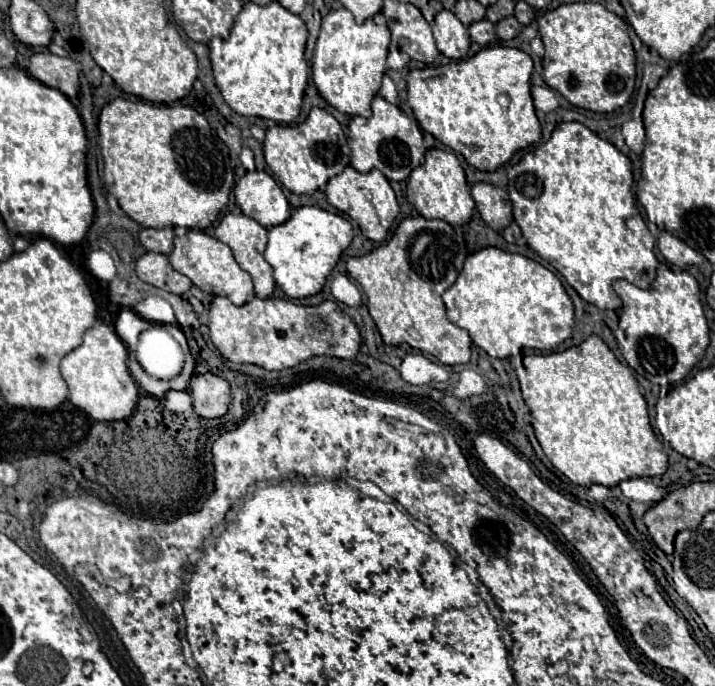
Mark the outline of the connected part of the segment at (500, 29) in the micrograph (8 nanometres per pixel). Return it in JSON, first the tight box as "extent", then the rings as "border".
{"extent":[496,16,522,40],"border":[[[508,16],[496,24],[496,32],[500,40],[512,40],[522,32],[522,24],[514,16]]]}

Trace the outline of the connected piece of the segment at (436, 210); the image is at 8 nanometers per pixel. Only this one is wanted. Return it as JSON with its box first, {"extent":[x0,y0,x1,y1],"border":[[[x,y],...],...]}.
{"extent":[406,148,474,226],"border":[[[432,148],[426,152],[426,162],[412,170],[408,178],[406,190],[408,202],[424,216],[424,218],[440,218],[450,226],[460,226],[462,222],[470,222],[474,212],[474,200],[470,196],[470,188],[466,184],[464,170],[454,152]]]}

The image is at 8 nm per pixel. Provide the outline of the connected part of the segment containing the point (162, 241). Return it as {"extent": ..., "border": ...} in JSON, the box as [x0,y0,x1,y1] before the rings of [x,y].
{"extent":[140,228,174,254],"border":[[[142,228],[140,230],[140,242],[148,252],[170,254],[174,248],[172,240],[174,240],[172,228]]]}

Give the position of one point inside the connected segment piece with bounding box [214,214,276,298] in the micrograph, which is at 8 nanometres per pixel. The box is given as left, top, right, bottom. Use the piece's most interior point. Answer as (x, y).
(247, 239)

